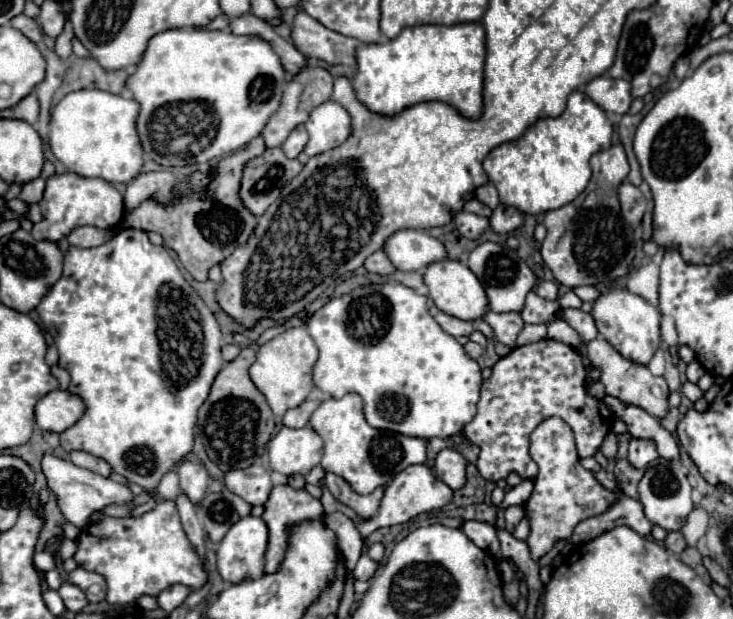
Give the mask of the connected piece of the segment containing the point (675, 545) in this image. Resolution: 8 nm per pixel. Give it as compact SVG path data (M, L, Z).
M671 531L667 535L667 539L665 539L665 545L667 545L667 549L671 549L673 553L679 555L687 547L687 541L685 541L685 537L679 531Z

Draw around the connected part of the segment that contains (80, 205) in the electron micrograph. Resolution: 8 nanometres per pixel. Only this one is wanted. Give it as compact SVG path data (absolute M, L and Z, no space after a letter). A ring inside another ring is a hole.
M55 175L47 181L47 189L39 203L43 221L33 225L35 239L59 241L67 237L73 227L79 225L95 225L101 229L109 229L123 219L123 197L121 193L103 179L85 179L79 175Z

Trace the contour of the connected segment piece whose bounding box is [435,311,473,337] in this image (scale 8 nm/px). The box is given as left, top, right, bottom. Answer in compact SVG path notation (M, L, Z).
M443 311L435 313L435 321L443 327L443 331L447 331L453 337L461 337L461 335L471 335L473 333L473 325L469 321L451 317L451 315L443 313Z

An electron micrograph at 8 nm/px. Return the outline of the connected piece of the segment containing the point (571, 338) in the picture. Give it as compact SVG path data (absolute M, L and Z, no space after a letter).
M557 313L557 315L547 323L547 327L549 327L549 333L547 333L549 339L561 341L561 343L565 343L565 345L569 345L569 347L573 347L573 349L581 345L581 339L579 339L577 331L561 317L561 313Z

